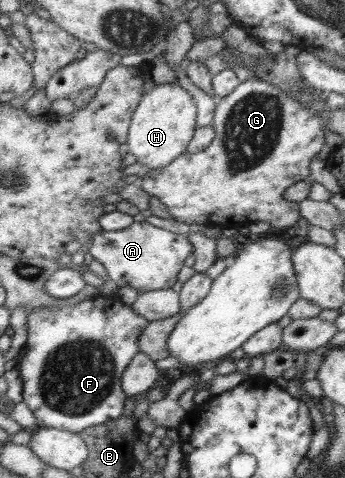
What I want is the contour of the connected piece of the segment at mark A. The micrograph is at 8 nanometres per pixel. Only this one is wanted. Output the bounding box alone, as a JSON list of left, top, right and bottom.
[89,222,194,294]

